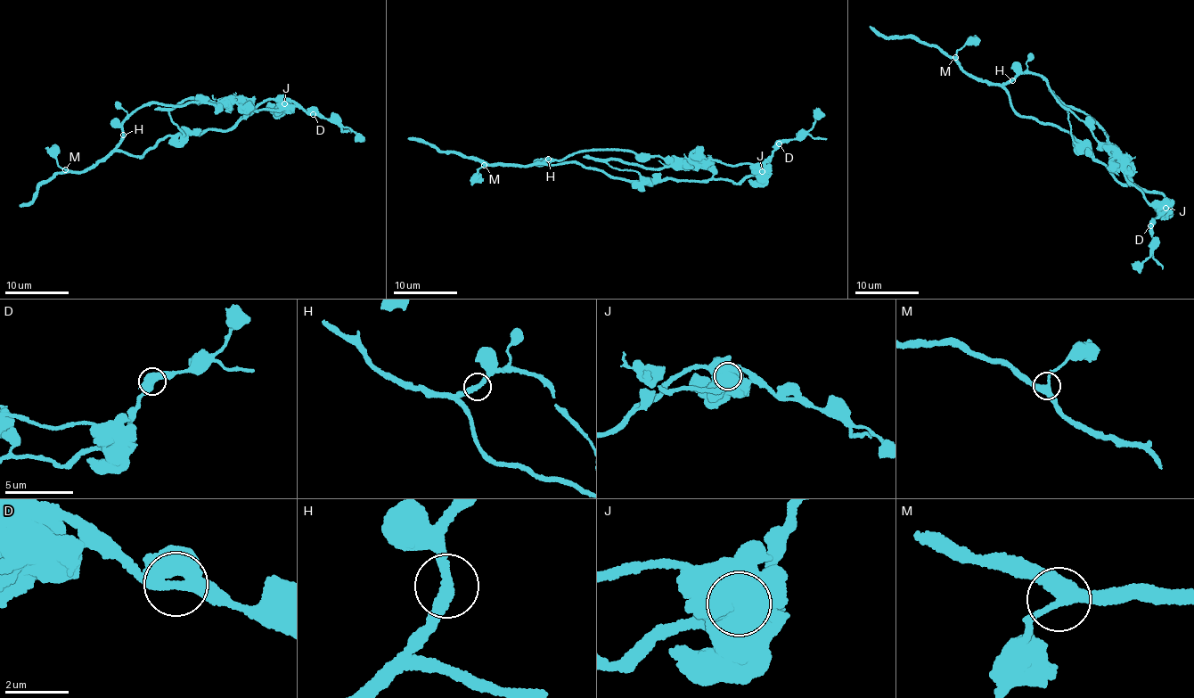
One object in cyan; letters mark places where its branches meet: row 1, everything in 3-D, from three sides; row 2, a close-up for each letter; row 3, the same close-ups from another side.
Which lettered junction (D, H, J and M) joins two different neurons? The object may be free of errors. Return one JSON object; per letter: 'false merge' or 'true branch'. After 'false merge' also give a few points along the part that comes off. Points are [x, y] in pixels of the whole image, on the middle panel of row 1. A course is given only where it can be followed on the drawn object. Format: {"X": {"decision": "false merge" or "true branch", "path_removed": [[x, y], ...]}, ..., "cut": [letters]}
{"D": {"decision": "true branch"}, "H": {"decision": "true branch"}, "J": {"decision": "false merge", "path_removed": [[762, 170], [749, 162], [698, 160], [652, 170], [609, 160], [617, 169], [637, 172], [643, 192]]}, "M": {"decision": "true branch"}, "cut": ["J"]}

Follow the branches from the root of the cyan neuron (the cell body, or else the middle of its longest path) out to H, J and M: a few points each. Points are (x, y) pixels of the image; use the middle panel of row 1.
H: (620, 179), (573, 162), (545, 163), (548, 159)
J: (620, 179), (636, 181), (657, 176), (699, 181), (714, 177), (736, 183), (762, 170)
M: (620, 179), (573, 162), (539, 163), (525, 168), (484, 165)

